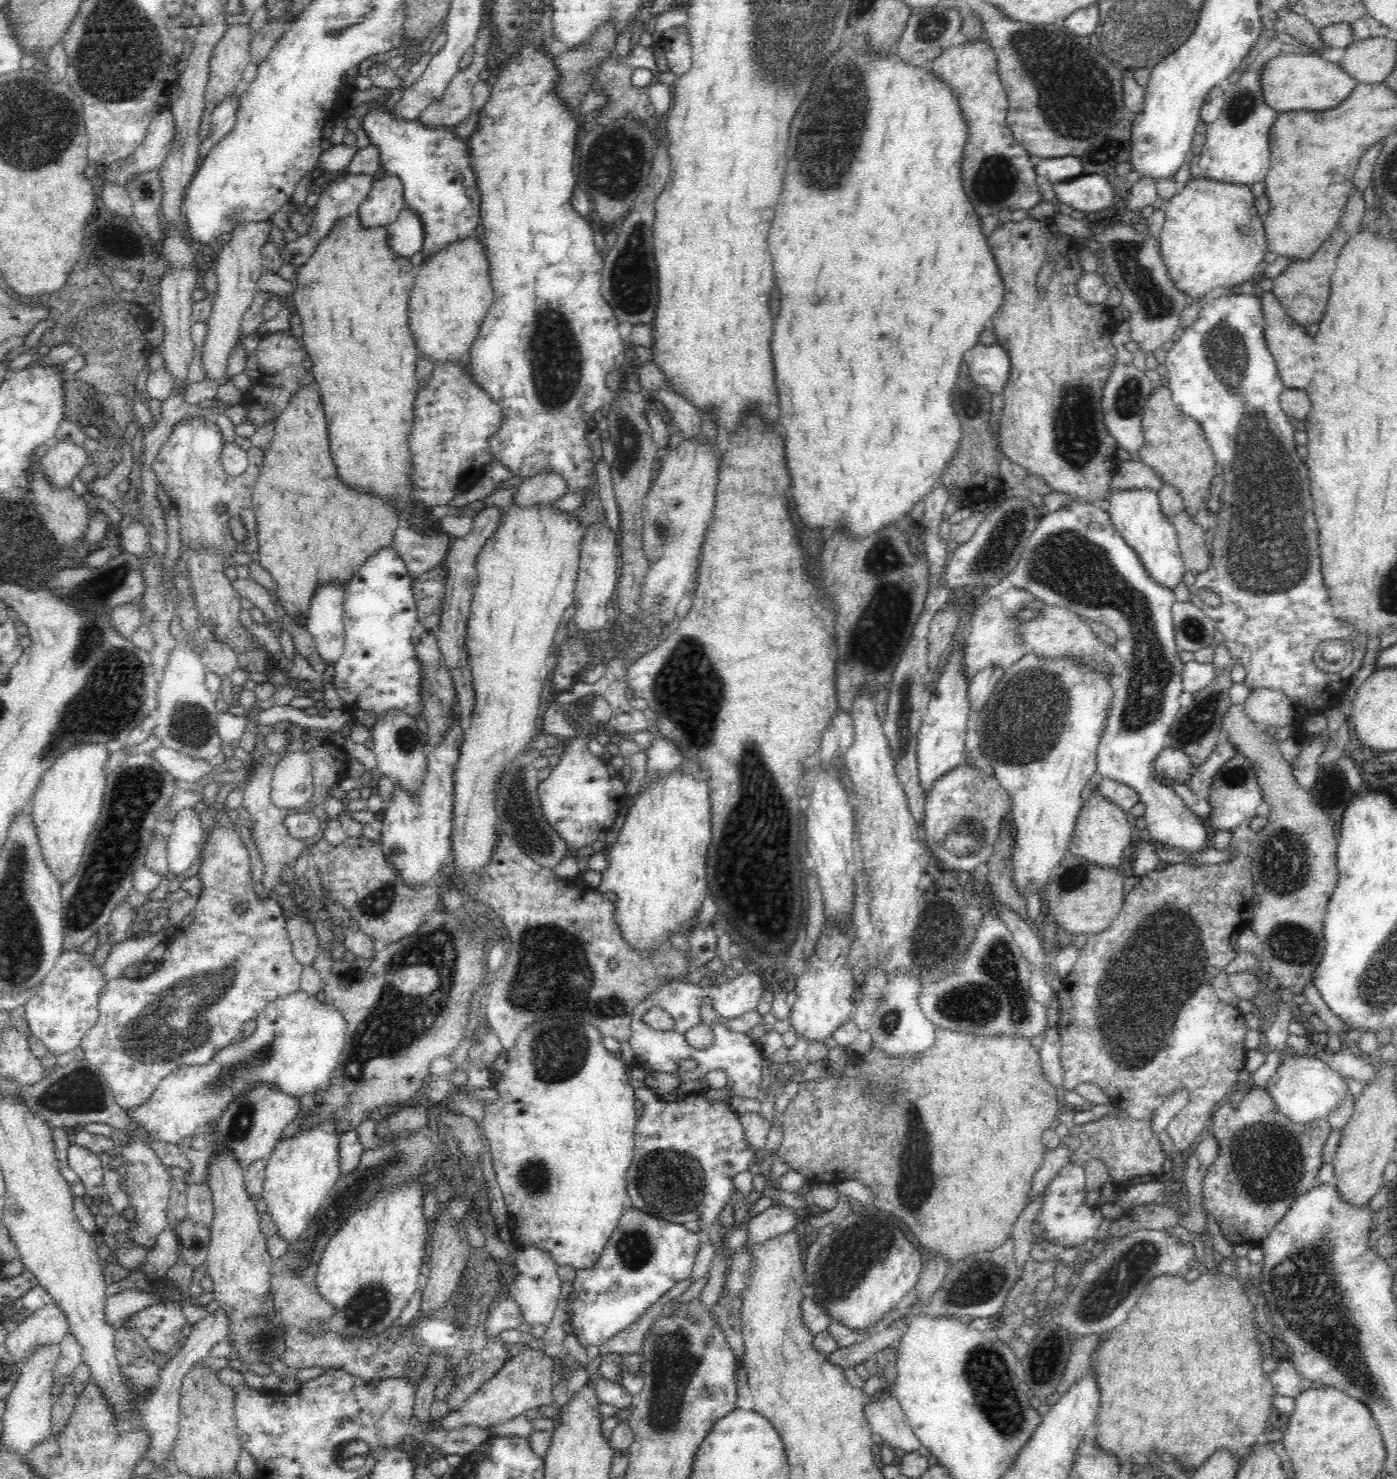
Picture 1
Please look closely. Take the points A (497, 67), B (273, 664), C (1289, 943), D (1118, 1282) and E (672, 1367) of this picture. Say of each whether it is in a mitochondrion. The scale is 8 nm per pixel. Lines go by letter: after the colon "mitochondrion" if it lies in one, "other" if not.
A: other
B: other
C: mitochondrion
D: mitochondrion
E: mitochondrion

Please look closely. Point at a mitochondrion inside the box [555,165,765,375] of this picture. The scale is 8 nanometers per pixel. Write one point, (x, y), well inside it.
(631, 289)

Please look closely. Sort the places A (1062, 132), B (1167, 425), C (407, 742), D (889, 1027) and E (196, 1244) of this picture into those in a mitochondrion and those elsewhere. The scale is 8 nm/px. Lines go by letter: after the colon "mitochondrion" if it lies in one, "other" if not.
A: mitochondrion
B: other
C: mitochondrion
D: mitochondrion
E: other

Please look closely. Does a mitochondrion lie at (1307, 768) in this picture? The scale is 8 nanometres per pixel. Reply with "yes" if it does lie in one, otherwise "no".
no

